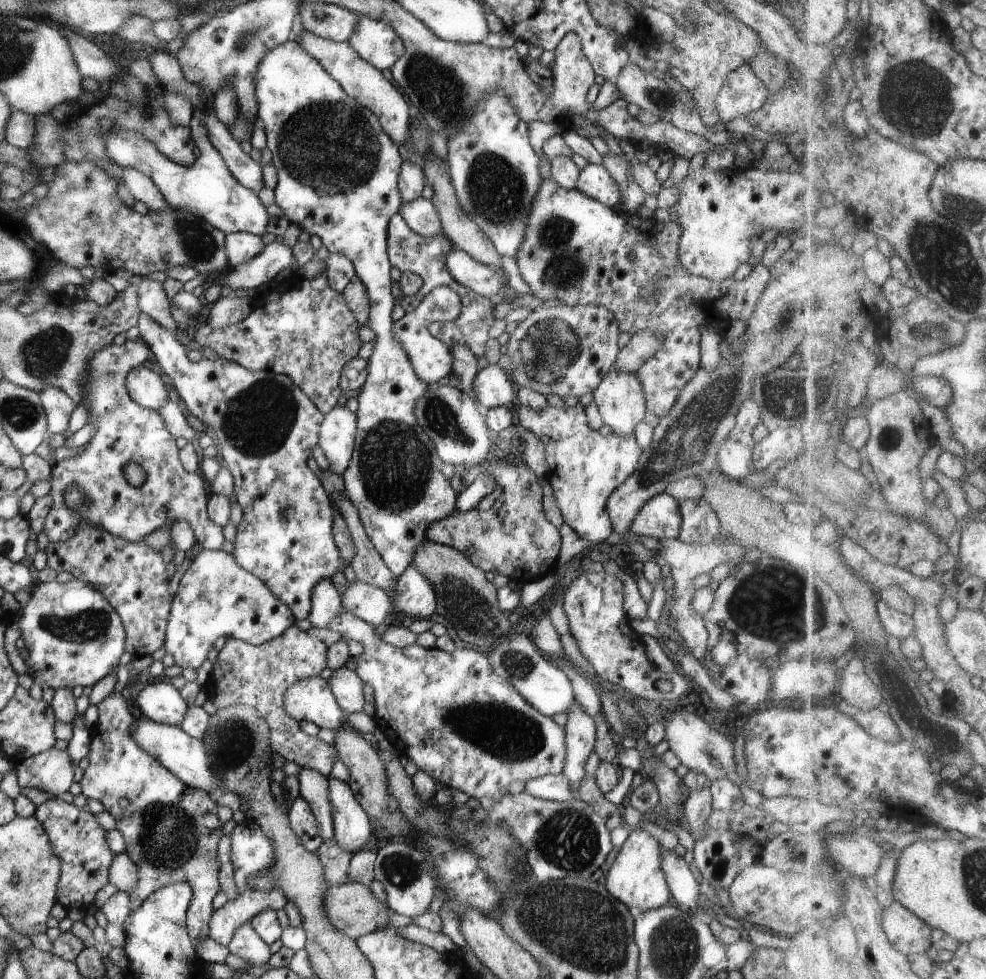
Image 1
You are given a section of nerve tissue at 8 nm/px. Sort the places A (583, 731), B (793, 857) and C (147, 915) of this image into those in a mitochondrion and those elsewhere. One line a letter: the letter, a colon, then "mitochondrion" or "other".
A: other
B: mitochondrion
C: other

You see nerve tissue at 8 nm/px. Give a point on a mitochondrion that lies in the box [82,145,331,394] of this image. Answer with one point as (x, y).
(199, 244)

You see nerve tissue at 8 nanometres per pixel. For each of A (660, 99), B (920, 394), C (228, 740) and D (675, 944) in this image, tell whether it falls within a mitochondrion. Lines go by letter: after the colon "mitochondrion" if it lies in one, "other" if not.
A: mitochondrion
B: other
C: mitochondrion
D: mitochondrion

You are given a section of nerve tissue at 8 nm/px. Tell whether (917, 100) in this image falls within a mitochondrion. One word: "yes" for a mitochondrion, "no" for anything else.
yes

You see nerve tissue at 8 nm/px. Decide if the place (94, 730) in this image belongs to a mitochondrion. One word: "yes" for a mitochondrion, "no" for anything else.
no

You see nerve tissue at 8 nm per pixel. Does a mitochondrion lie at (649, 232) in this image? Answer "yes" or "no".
no

